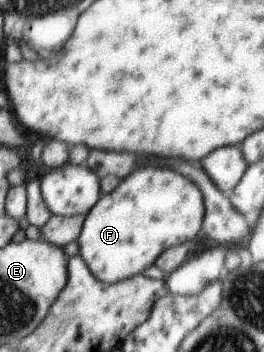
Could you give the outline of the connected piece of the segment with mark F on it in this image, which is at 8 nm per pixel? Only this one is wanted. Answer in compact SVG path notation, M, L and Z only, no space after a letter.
M146 164L139 167L140 169L134 169L134 171L130 172L128 176L125 176L124 179L119 180L118 185L108 193L108 195L100 195L100 199L92 208L92 211L84 216L80 228L80 235L78 235L76 239L76 243L78 243L78 254L85 259L85 263L89 266L94 277L96 277L98 281L104 281L106 285L128 280L129 277L134 277L142 273L146 267L156 263L157 257L160 256L165 249L168 249L170 246L184 244L185 242L192 242L192 239L196 237L196 233L200 233L201 231L202 220L205 215L205 203L202 191L197 183L186 177L185 174L178 173L177 170L171 169L168 166Z

